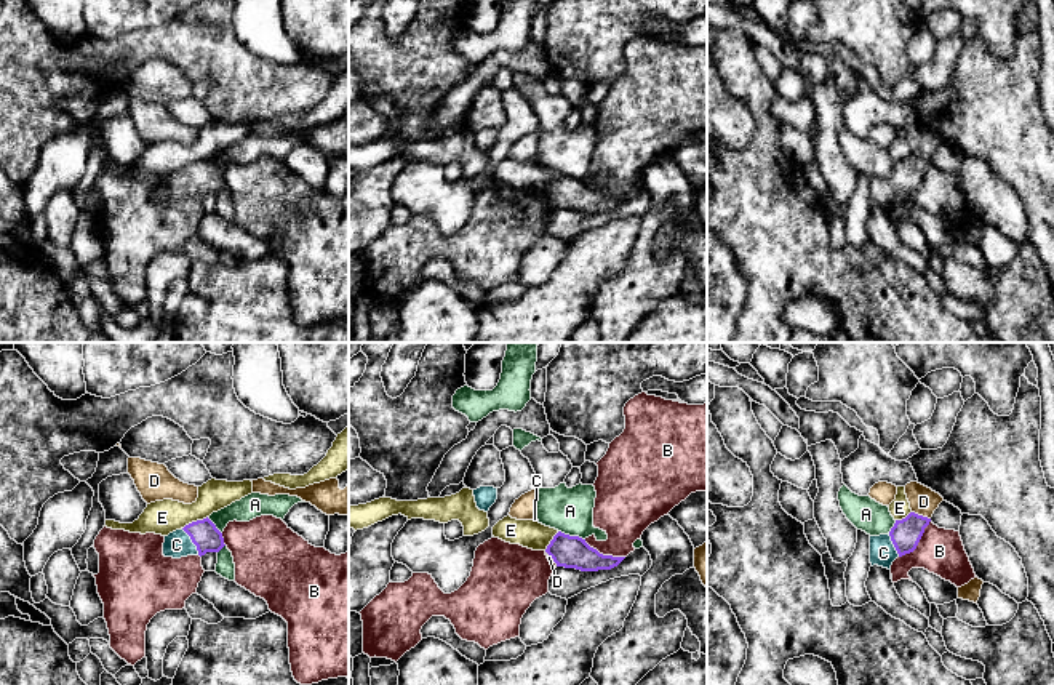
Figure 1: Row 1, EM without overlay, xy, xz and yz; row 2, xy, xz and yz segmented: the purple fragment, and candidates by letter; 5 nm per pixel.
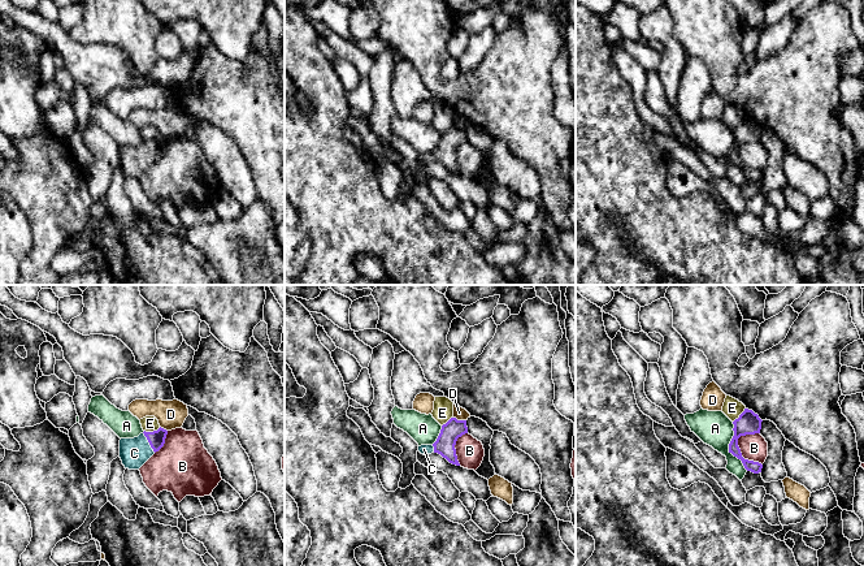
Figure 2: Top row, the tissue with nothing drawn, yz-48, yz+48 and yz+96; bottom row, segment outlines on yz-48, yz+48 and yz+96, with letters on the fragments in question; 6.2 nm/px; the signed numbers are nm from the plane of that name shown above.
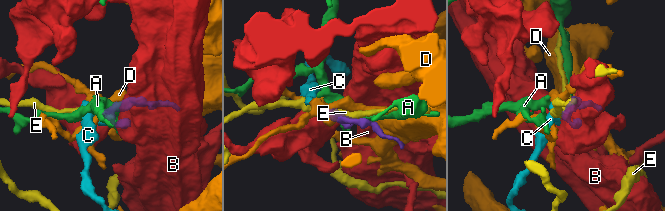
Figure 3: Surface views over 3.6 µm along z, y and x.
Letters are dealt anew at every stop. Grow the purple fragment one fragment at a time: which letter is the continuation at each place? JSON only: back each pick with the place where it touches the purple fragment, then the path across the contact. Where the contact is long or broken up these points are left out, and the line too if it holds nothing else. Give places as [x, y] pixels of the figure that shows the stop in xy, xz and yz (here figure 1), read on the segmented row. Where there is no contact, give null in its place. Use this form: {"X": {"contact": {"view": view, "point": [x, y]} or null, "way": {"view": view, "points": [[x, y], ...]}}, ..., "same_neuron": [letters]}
{"C": {"contact": {"view": "xy", "point": [192, 541]}, "way": {"view": "xy", "points": [[203, 533], [192, 541], [176, 544]]}}, "same_neuron": ["C"]}

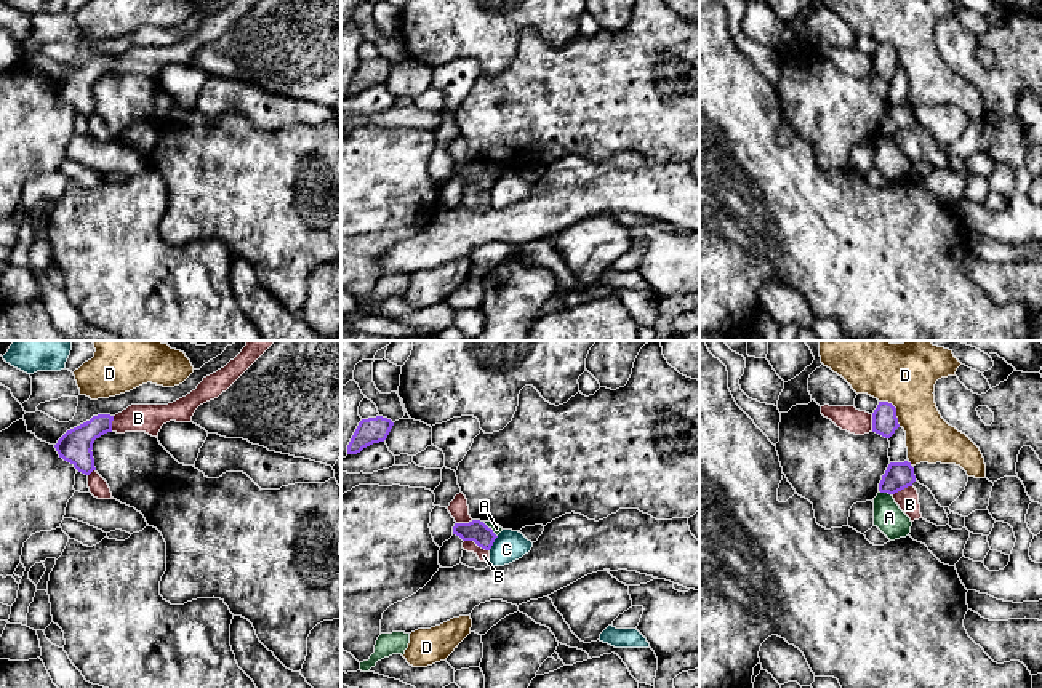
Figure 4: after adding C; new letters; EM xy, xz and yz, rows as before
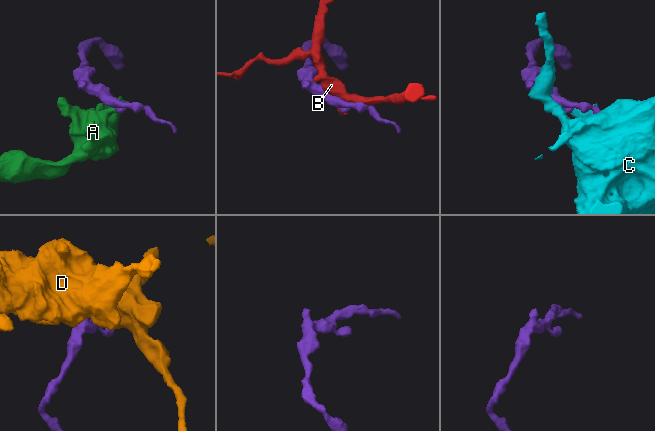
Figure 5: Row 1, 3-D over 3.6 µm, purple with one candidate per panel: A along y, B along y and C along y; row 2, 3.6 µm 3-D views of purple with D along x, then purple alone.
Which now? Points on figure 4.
{"same_neuron": []}

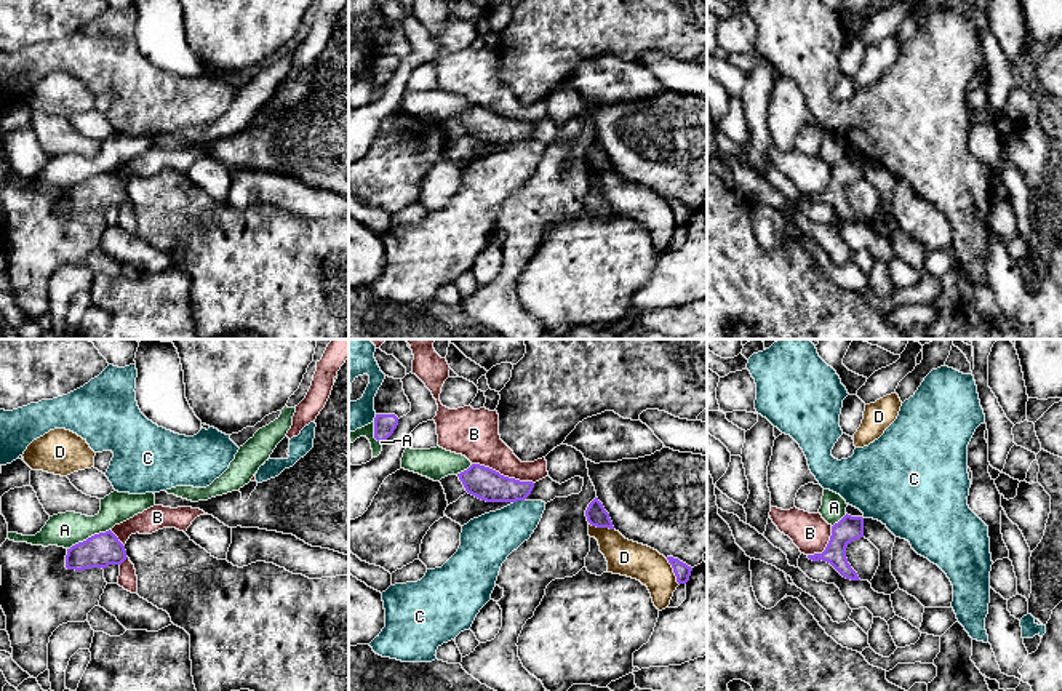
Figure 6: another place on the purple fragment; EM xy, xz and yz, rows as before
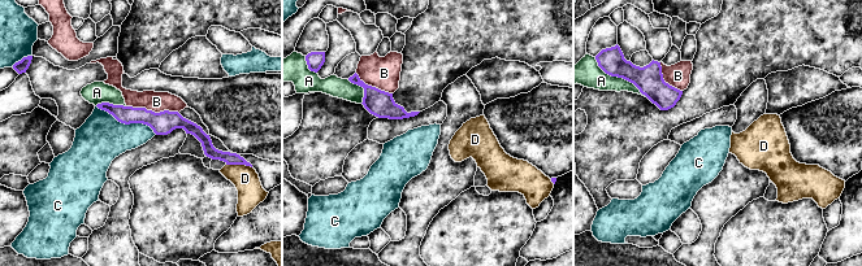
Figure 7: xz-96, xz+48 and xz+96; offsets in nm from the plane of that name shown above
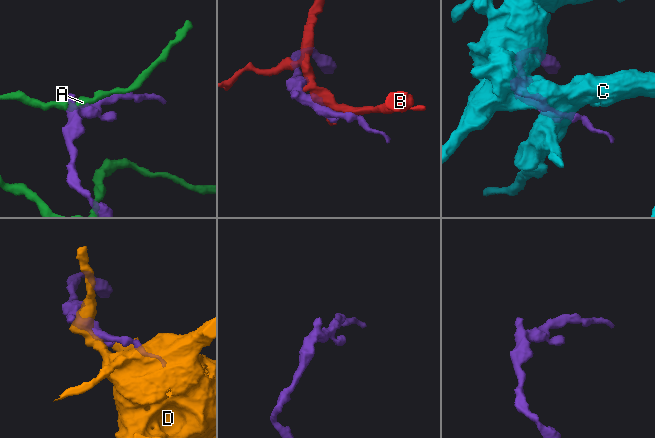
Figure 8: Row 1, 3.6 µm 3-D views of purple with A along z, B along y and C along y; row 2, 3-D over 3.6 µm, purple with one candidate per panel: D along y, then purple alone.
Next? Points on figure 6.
{"same_neuron": []}

